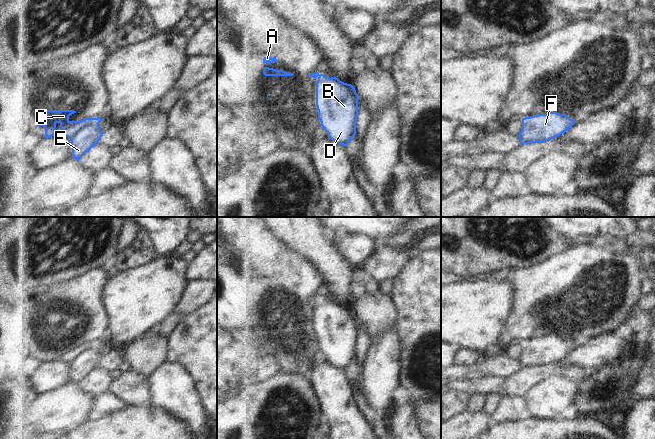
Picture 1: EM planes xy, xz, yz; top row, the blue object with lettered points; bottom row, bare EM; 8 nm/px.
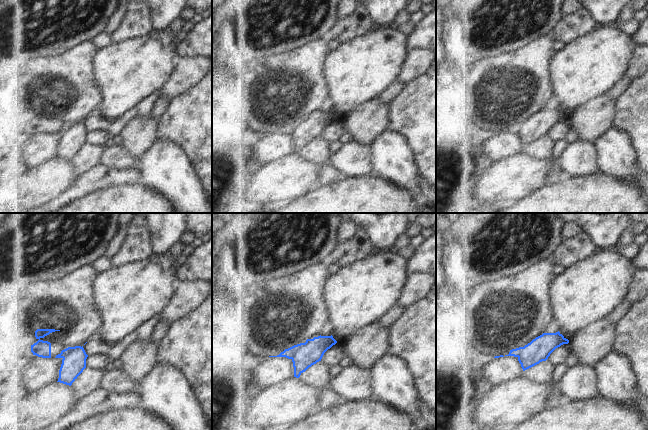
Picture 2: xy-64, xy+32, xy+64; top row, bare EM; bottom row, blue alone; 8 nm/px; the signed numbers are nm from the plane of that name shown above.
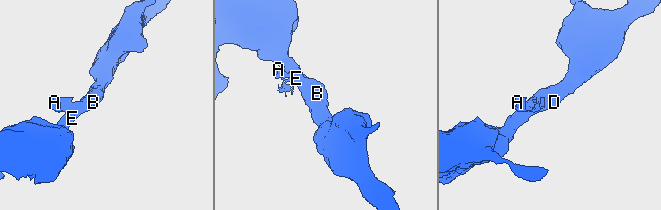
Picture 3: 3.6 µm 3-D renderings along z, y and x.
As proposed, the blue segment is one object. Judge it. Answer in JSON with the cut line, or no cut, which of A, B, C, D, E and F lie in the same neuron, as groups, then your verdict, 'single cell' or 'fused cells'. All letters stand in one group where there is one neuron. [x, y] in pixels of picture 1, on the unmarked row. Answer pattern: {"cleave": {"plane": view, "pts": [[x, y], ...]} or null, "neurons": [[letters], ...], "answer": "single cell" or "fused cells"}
{"cleave": {"plane": "xy", "pts": [[95, 342], [70, 363]]}, "neurons": [["A", "C"], ["B", "D", "E", "F"]], "answer": "fused cells"}

